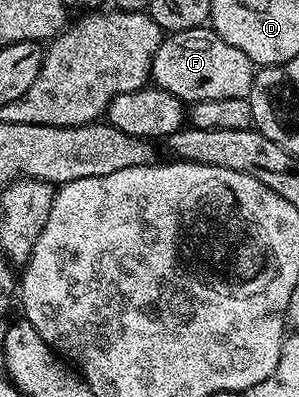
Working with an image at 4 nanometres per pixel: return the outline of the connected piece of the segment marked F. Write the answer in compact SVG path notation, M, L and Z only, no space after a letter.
M201 26L173 32L161 39L158 54L154 54L150 80L155 87L193 105L218 98L246 98L256 73L252 60L238 46L230 46L211 27Z

